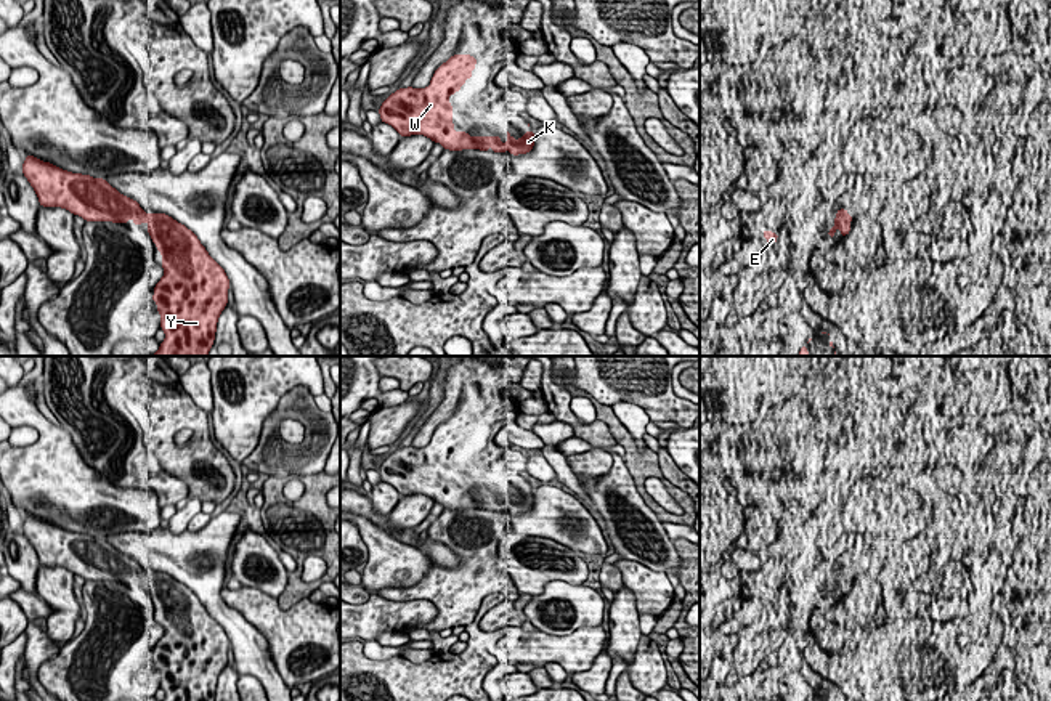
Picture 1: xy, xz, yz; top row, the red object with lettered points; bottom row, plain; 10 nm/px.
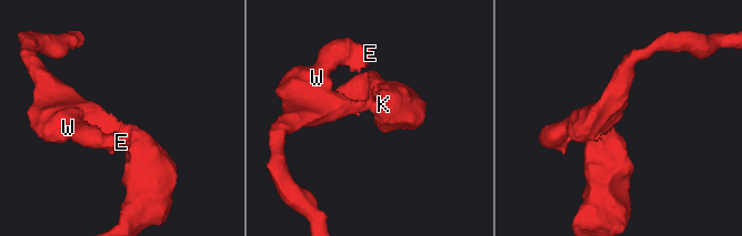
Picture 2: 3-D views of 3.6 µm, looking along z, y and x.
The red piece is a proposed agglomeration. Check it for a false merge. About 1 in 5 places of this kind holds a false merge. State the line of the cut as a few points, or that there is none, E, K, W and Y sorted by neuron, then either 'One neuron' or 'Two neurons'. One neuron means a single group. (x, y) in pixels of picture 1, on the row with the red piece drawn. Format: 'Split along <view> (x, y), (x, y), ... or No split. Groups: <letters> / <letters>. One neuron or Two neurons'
No split. Groups: E K W Y. One neuron

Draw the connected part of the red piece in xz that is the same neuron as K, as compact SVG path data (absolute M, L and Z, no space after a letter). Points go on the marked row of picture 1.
M454 55L435 71L430 85L425 88L398 88L380 106L379 114L383 124L392 125L403 138L424 135L443 149L462 151L480 149L493 152L509 151L512 156L531 152L534 133L528 130L520 140L507 132L507 141L501 136L470 136L467 132L456 132L449 96L461 91L467 79L472 79L478 59L472 55Z

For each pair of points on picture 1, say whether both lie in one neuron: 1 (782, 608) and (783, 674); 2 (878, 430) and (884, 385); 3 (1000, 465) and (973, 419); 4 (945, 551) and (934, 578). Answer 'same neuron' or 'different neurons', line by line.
1: different neurons
2: different neurons
3: different neurons
4: same neuron

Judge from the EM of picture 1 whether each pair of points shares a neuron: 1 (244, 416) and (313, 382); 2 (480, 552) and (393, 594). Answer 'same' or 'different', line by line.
1: same
2: same

